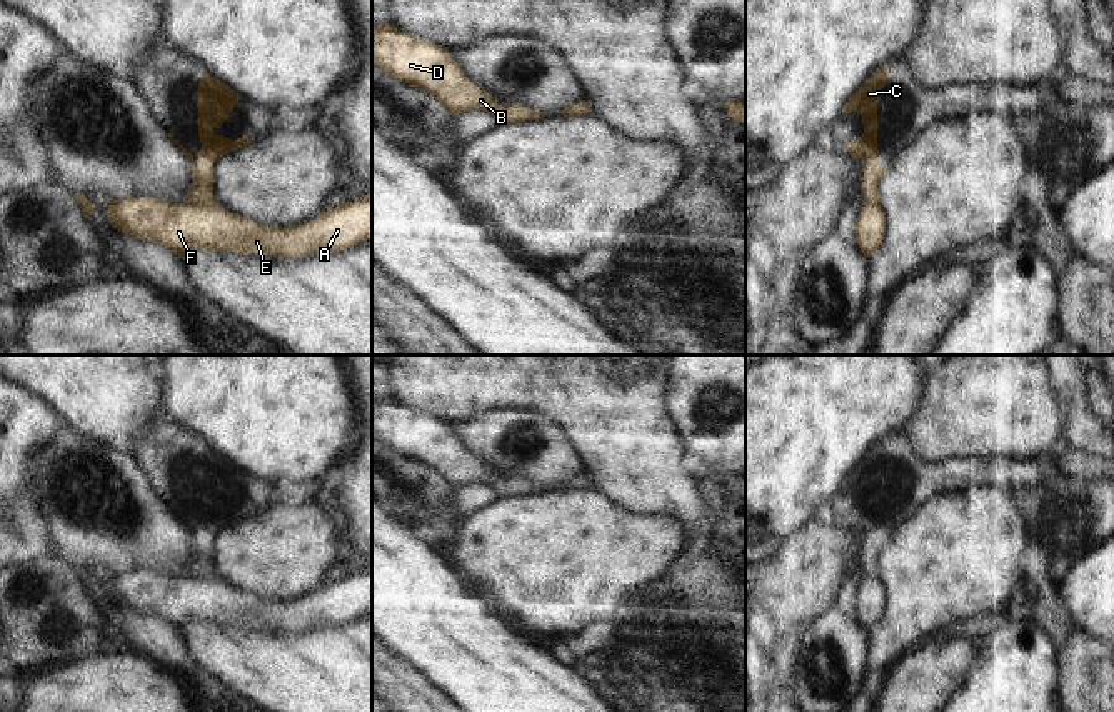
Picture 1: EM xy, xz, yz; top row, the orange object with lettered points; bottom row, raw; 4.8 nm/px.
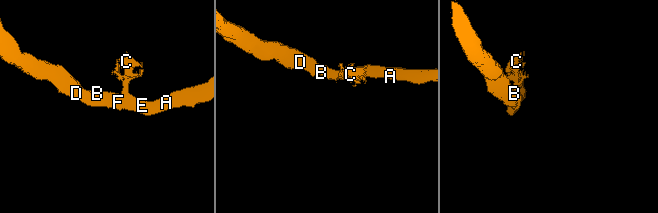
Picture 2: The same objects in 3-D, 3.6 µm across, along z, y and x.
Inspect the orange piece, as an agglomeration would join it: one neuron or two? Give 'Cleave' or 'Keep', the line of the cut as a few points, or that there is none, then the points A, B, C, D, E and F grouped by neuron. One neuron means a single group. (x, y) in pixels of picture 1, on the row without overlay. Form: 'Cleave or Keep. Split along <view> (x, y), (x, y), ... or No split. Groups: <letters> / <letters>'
Cleave. Split along xy (212, 572), (189, 576). Groups: A B D E F / C.

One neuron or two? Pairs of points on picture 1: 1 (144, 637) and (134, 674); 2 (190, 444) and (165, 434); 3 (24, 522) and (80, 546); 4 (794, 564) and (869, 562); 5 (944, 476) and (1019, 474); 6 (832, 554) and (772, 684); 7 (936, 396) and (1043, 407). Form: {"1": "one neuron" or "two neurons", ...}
{"1": "two neurons", "2": "one neuron", "3": "two neurons", "4": "two neurons", "5": "one neuron", "6": "one neuron", "7": "one neuron"}

